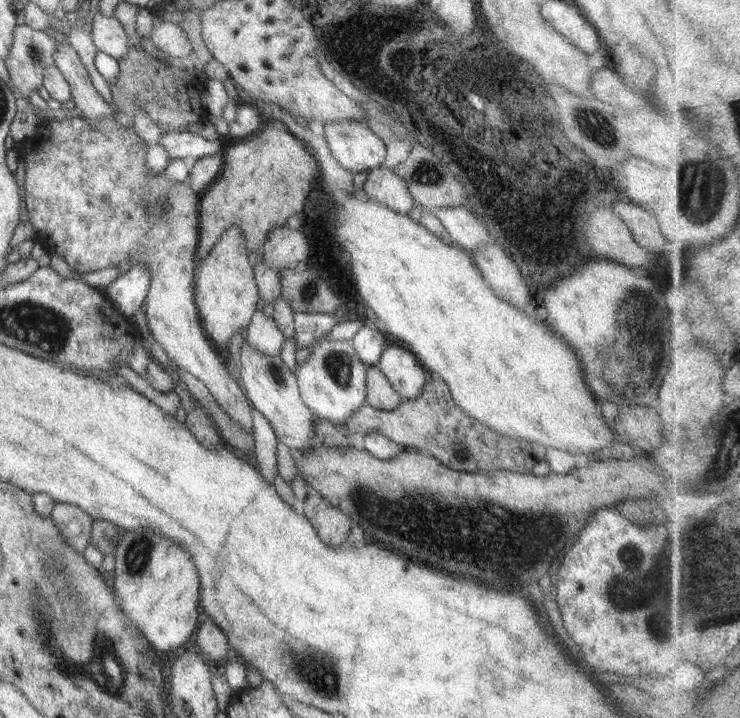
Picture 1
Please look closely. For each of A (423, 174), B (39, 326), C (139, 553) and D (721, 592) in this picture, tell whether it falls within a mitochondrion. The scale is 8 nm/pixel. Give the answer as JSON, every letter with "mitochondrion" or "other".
{"A":"mitochondrion","B":"mitochondrion","C":"mitochondrion","D":"mitochondrion"}

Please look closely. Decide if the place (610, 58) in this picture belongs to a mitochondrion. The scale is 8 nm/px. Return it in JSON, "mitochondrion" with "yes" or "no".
{"mitochondrion":"no"}

